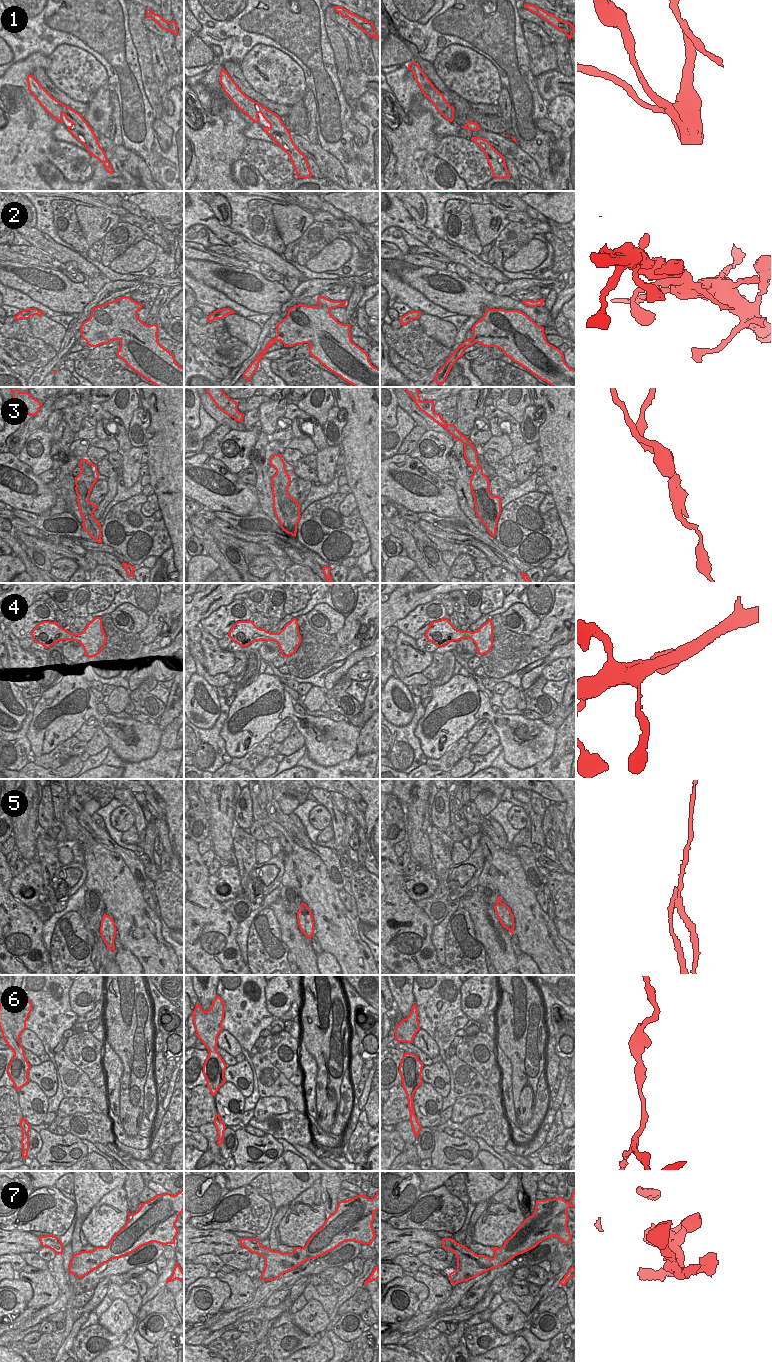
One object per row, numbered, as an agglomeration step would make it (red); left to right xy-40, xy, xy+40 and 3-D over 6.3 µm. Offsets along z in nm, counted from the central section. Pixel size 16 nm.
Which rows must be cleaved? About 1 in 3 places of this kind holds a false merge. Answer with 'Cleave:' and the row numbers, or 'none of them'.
Cleave: 1, 3, 5

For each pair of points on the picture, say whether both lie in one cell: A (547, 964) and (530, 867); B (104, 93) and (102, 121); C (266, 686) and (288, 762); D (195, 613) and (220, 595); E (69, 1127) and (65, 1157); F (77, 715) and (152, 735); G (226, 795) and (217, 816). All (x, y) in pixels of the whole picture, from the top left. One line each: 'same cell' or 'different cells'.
A: different cells
B: same cell
C: different cells
D: same cell
E: different cells
F: same cell
G: same cell

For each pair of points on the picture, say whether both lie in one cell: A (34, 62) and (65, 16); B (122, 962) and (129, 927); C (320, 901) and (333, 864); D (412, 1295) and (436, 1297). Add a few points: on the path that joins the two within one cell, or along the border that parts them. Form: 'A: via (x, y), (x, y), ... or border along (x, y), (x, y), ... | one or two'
A: border along (48, 56), (33, 52), (18, 61) | two
B: border along (123, 947), (128, 949), (141, 964) | two
C: border along (318, 856), (325, 866), (332, 886), (337, 891) | two
D: border along (413, 1278), (428, 1290), (417, 1312) | two

